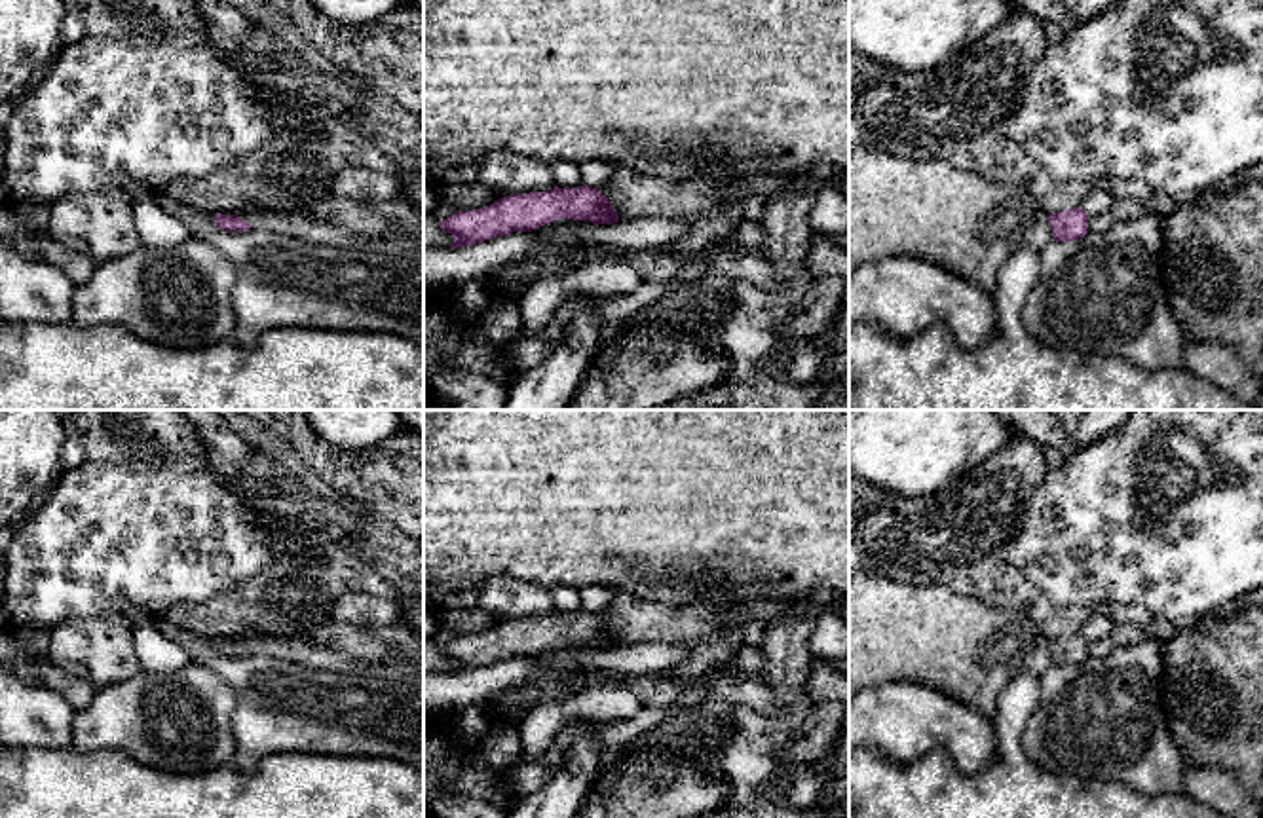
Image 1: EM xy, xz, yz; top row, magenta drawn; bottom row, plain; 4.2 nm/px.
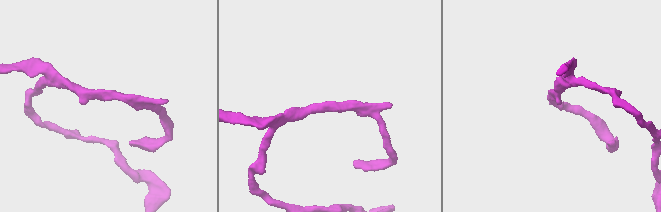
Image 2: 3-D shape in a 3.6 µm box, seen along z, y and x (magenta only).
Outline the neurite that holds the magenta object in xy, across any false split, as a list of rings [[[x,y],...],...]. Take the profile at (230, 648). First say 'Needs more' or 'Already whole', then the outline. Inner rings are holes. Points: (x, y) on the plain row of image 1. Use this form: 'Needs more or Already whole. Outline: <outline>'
Needs more. Outline: [[[243,632],[239,636],[224,636],[215,640],[218,653],[226,657],[245,657],[251,651],[260,649],[262,636],[256,632]]]

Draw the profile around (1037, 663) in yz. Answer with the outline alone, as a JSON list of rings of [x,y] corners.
[[[1039,636],[1033,651],[1024,660],[1024,672],[1031,678],[1041,679],[1054,664],[1048,640]]]

